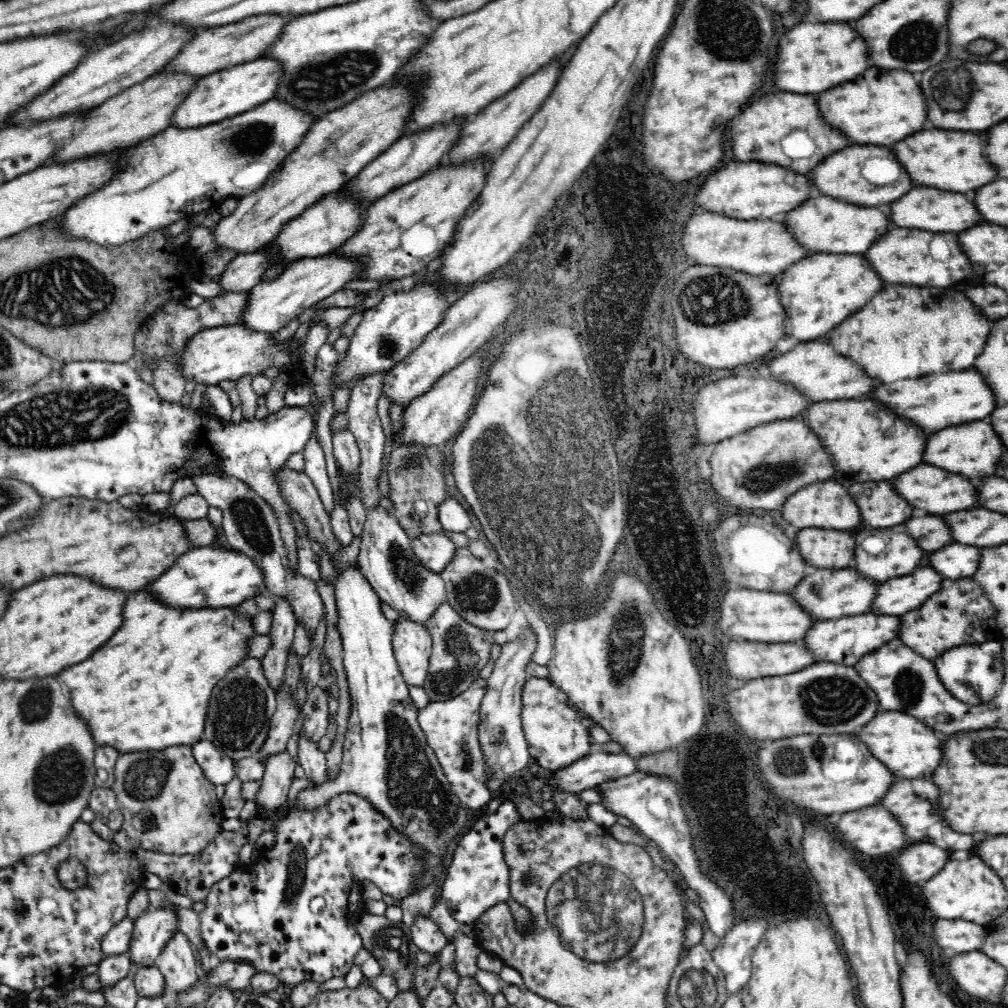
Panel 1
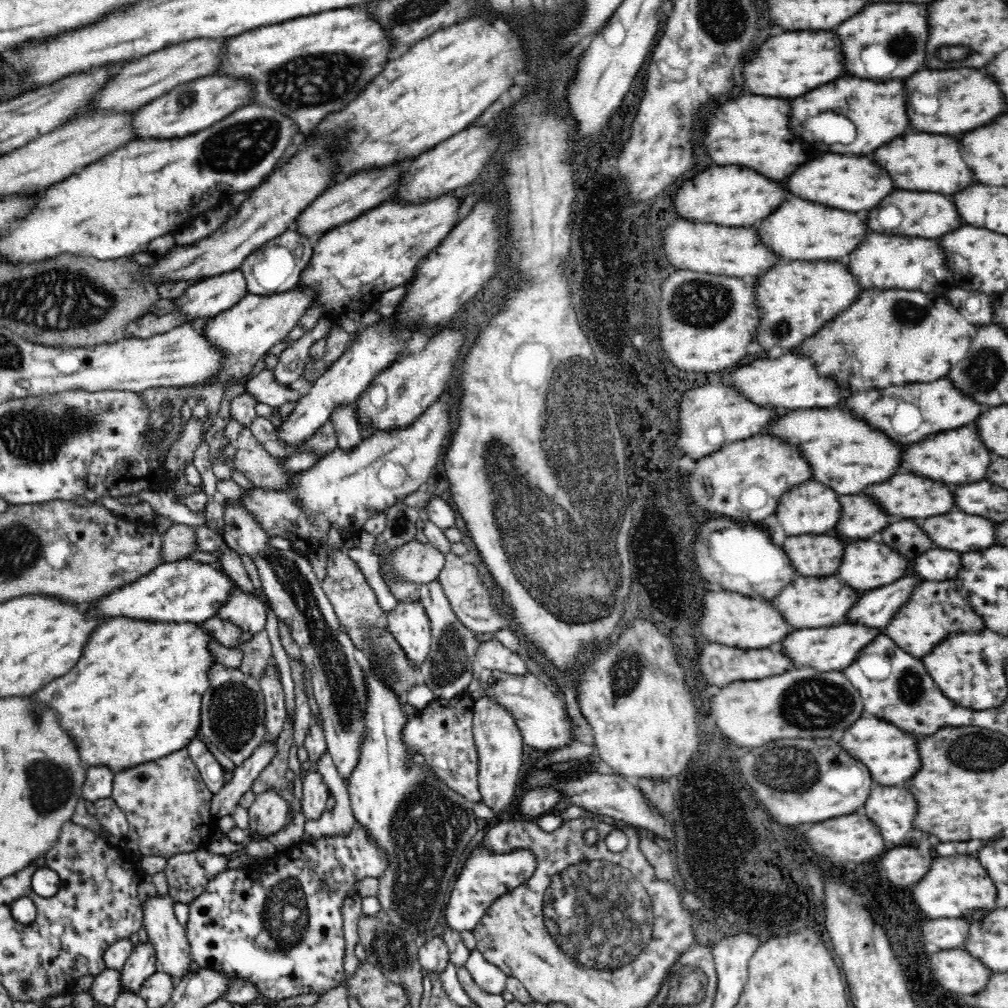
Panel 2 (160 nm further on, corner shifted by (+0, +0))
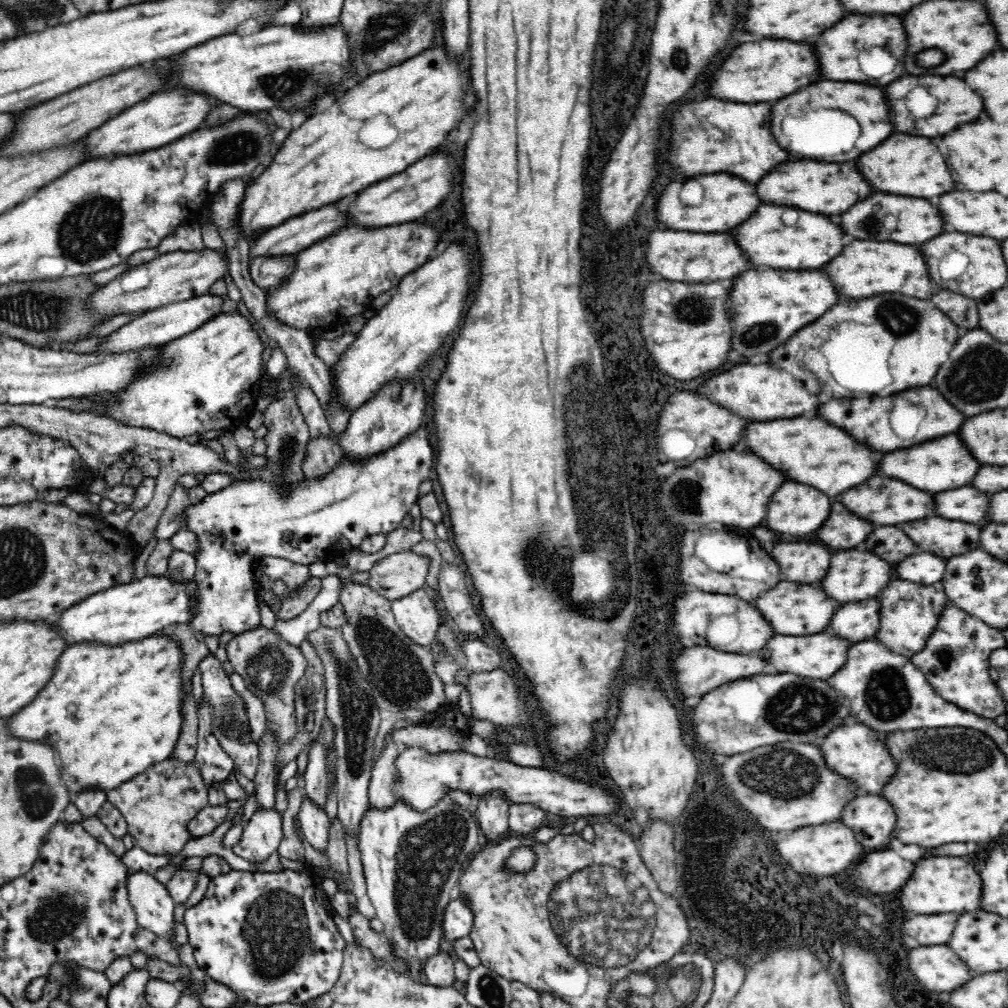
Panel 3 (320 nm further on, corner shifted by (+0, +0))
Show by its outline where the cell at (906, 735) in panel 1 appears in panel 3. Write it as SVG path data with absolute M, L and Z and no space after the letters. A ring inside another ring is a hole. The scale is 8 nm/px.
M850 721L834 728L817 746L828 769L854 783L857 794L880 795L884 784L888 782L890 776L894 776L894 770L896 770L896 763L882 740L883 735L872 731L870 727Z

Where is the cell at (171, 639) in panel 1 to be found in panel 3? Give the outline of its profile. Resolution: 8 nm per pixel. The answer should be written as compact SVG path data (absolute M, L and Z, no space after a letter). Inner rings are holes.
M154 633L152 636L143 638L142 640L127 642L118 646L100 645L98 643L80 643L69 647L60 654L60 658L56 660L52 678L44 684L44 688L38 692L36 700L32 700L19 710L14 716L10 717L12 724L10 724L10 736L22 738L22 740L40 740L42 744L52 744L52 748L56 748L58 752L58 760L60 760L60 776L64 778L64 783L68 789L70 800L83 790L100 789L106 791L115 789L117 786L135 779L136 776L142 774L153 764L170 758L178 738L180 738L180 726L182 726L182 713L180 713L180 705L183 704L185 694L182 693L182 669L180 669L180 662L182 662L182 653L180 647L168 639L166 635Z

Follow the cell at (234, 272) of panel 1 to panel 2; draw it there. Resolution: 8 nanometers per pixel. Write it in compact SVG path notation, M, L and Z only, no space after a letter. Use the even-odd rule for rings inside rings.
M240 269L204 279L190 285L173 300L174 313L179 324L198 319L208 320L232 308L246 296L246 281Z

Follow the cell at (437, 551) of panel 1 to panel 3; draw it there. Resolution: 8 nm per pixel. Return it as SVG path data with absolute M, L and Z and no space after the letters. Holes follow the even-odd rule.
M413 551L392 554L375 563L370 570L368 587L390 602L404 598L427 582L430 560Z

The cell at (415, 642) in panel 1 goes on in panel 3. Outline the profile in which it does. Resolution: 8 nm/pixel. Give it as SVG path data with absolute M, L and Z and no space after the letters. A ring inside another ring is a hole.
M418 589L391 602L396 624L404 634L418 644L428 647L434 640L441 621L434 603L424 589Z

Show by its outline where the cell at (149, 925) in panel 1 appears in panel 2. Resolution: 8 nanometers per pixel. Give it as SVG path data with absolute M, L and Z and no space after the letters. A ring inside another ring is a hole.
M138 944L133 948L121 972L120 993L139 994L140 987L158 970L154 947L151 944Z

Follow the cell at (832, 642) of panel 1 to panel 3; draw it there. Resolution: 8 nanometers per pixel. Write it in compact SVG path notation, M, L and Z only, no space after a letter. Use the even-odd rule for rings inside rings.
M822 631L808 636L772 636L766 646L757 652L764 659L770 672L780 674L794 674L796 676L812 679L827 680L844 666L846 652L851 644L830 632Z

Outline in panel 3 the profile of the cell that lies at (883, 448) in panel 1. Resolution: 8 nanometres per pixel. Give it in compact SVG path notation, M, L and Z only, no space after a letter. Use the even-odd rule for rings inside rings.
M786 418L772 422L751 422L740 434L746 453L760 456L772 468L786 472L792 480L810 484L816 490L836 496L848 488L866 482L876 472L872 450L852 440L844 430L820 418ZM748 426L748 428L746 428Z

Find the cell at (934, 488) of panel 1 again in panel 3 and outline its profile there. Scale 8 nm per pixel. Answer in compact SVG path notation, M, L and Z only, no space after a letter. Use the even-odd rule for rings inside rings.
M878 474L866 480L864 484L850 488L848 492L842 492L842 496L838 496L836 500L840 500L852 514L872 524L900 524L908 520L920 520L932 514L932 508L934 508L934 500L928 492L922 492L900 480L892 480L892 478L878 476Z

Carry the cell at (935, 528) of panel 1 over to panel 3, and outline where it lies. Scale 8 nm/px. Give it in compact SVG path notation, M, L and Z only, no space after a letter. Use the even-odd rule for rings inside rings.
M896 526L874 528L866 536L861 549L890 564L898 564L908 556L916 553L912 540Z

